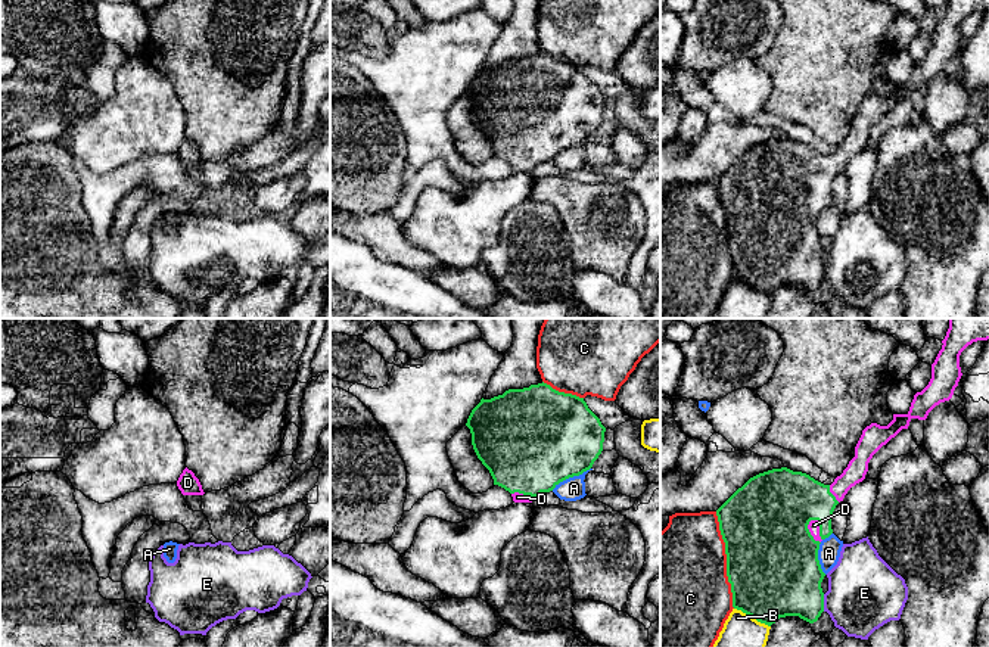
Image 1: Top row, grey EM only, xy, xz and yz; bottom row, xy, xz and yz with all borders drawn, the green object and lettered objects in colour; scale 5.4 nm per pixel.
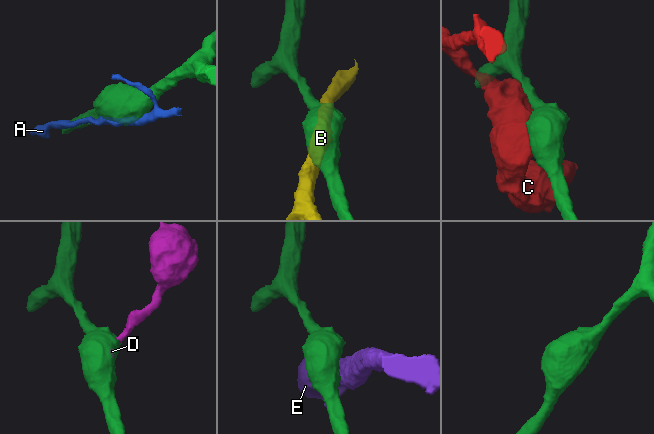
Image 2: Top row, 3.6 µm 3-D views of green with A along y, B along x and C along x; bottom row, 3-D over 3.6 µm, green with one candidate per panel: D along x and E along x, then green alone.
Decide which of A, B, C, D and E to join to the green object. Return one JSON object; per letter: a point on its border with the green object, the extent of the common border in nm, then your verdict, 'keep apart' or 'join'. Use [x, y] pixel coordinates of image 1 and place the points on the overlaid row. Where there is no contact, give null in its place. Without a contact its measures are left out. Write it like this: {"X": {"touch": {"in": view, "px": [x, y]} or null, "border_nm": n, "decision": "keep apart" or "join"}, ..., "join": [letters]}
{"A": {"touch": {"in": "xz", "px": [571, 476]}, "border_nm": 240, "decision": "keep apart"}, "B": {"touch": {"in": "yz", "px": [752, 616]}, "border_nm": 220, "decision": "keep apart"}, "C": {"touch": {"in": "yz", "px": [727, 560]}, "border_nm": 550, "decision": "keep apart"}, "D": {"touch": {"in": "yz", "px": [809, 532]}, "border_nm": 140, "decision": "join"}, "E": {"touch": {"in": "yz", "px": [823, 603]}, "border_nm": 100, "decision": "keep apart"}, "join": ["D"]}

